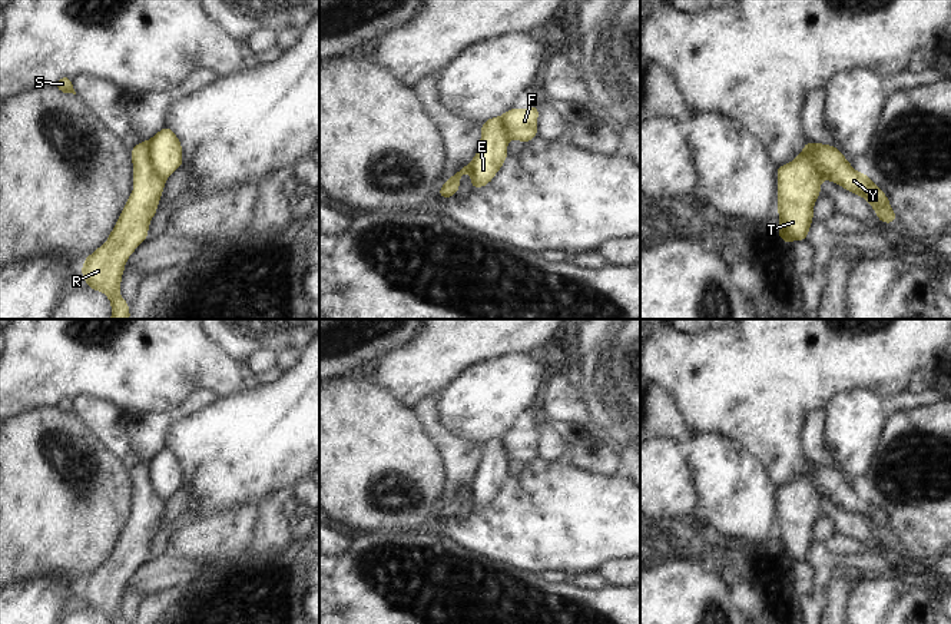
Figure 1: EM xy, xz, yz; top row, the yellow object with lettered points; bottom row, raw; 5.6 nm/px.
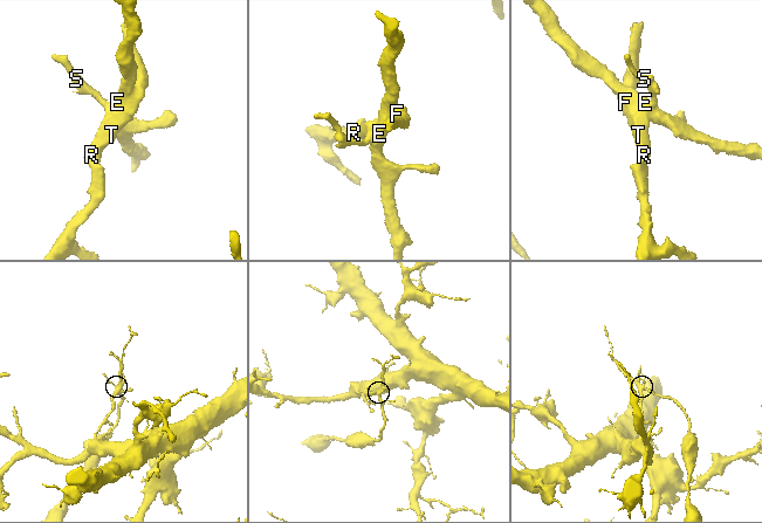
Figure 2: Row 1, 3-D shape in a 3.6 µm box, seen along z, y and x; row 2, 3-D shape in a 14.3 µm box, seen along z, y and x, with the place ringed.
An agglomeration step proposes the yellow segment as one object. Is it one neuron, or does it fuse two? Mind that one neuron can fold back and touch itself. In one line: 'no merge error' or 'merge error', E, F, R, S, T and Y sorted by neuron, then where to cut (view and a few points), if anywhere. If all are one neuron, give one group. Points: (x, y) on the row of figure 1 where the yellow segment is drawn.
merge error; groups E Y / F R S T; cut xy (146, 142), (148, 161), (165, 179)

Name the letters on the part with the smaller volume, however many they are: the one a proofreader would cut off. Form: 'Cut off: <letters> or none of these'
Cut off: E, Y.

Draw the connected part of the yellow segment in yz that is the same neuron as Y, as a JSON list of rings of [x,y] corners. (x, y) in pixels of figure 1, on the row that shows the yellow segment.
[[[806,140],[799,156],[811,160],[821,180],[828,179],[848,192],[862,196],[875,209],[878,222],[891,225],[898,219],[887,195],[874,185],[865,172],[858,173],[839,149],[825,143],[811,145]]]

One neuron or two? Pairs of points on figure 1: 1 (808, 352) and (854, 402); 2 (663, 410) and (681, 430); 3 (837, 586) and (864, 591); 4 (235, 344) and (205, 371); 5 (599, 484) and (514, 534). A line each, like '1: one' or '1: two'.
1: two
2: one
3: two
4: two
5: one

